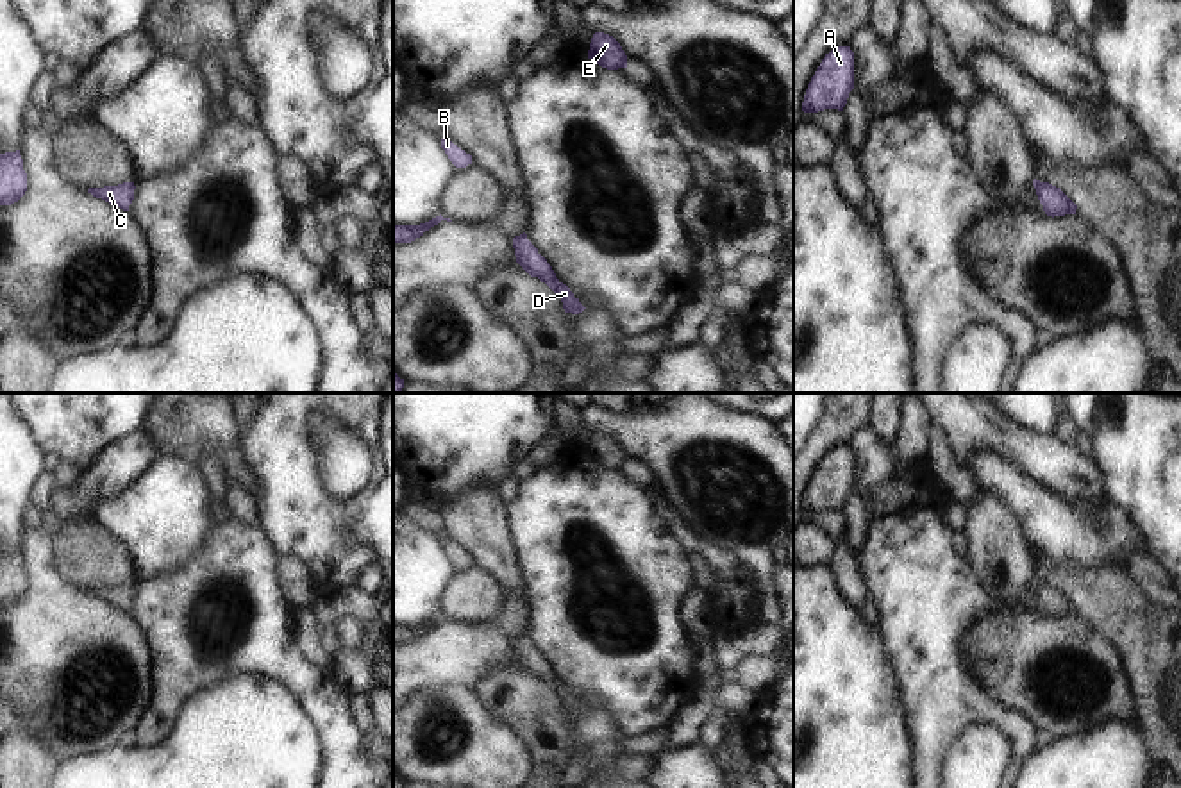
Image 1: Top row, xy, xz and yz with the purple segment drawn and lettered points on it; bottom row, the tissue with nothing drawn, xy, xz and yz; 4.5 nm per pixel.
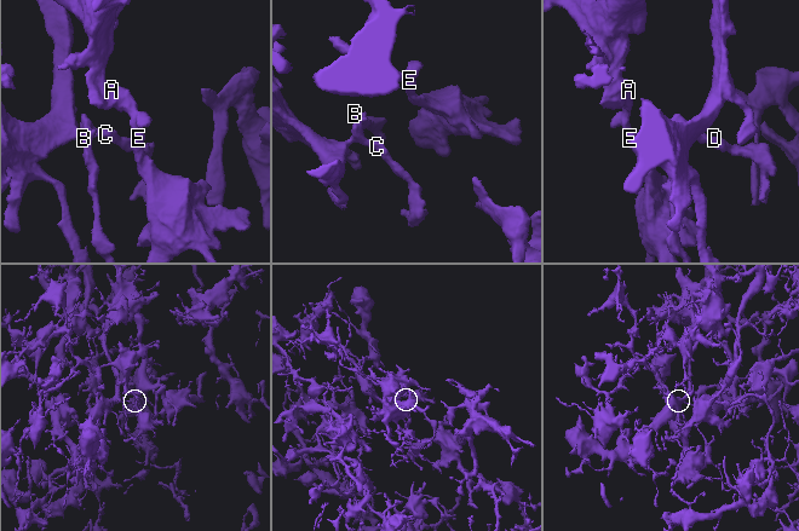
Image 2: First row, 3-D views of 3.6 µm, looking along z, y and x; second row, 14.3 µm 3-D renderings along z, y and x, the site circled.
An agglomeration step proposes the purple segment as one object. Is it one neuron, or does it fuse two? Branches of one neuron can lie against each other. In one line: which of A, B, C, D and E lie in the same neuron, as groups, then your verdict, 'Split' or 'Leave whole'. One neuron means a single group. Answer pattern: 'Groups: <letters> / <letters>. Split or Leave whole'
Groups: A B C D E. Leave whole

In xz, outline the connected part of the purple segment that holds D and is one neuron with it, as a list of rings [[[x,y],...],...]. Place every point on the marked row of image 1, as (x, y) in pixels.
[[[527,234],[513,238],[513,248],[516,263],[531,275],[545,282],[563,302],[565,313],[579,314],[586,307],[574,297],[570,288],[563,284],[547,259],[538,252],[538,248],[527,239]]]

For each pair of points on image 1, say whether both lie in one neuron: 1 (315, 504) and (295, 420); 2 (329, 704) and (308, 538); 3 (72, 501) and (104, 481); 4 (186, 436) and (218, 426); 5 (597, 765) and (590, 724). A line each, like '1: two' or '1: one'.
1: one
2: two
3: one
4: one
5: one

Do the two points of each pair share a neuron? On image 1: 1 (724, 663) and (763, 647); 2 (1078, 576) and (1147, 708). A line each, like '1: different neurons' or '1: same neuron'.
1: same neuron
2: same neuron

